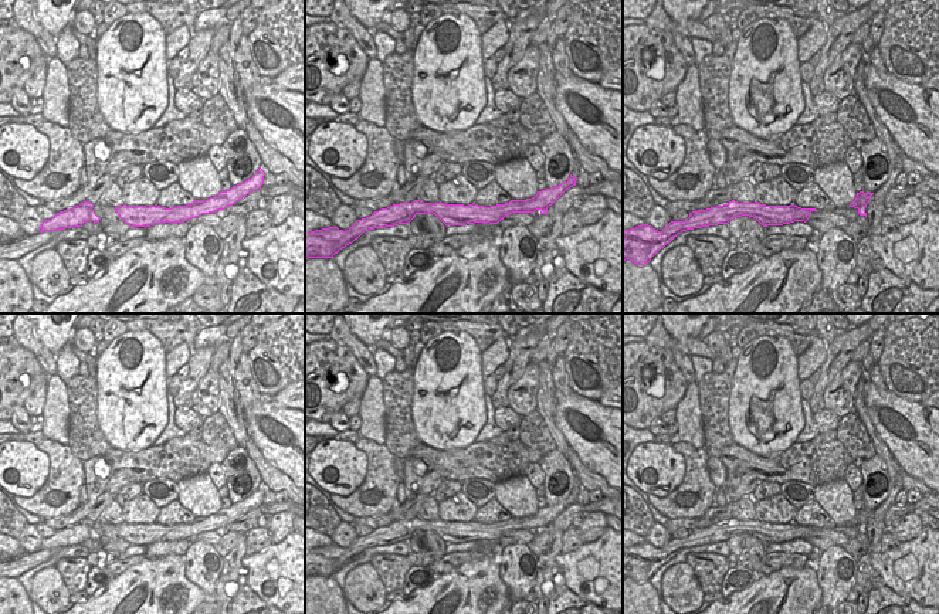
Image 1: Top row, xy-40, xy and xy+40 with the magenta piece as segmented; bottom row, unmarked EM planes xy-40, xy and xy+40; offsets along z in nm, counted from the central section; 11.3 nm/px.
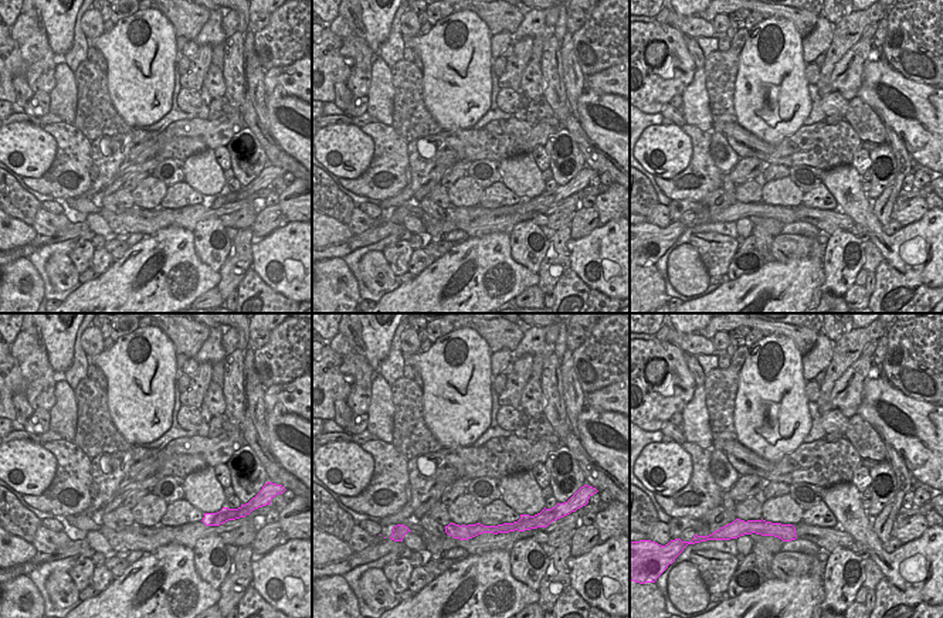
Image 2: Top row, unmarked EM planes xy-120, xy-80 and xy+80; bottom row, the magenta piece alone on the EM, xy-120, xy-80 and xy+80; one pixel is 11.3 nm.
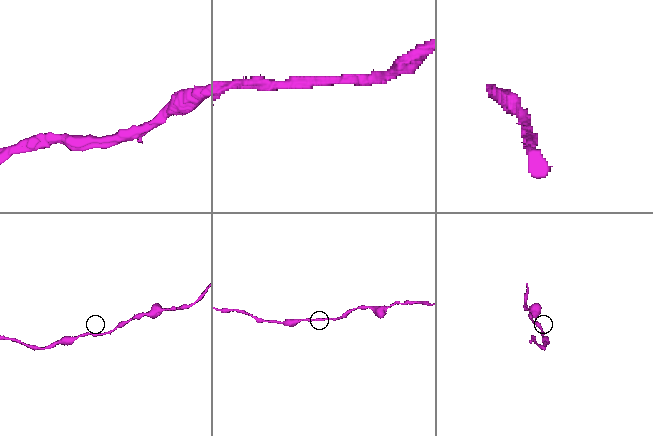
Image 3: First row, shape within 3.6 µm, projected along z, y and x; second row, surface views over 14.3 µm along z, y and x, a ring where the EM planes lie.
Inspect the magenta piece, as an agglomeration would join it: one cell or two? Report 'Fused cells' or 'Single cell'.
Single cell.

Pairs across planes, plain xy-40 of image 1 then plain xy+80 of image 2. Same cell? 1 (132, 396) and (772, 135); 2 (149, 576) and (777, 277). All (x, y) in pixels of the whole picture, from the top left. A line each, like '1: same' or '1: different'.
1: same
2: same

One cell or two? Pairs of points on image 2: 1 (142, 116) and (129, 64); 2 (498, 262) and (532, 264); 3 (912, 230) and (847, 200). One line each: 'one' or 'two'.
1: one
2: two
3: one

